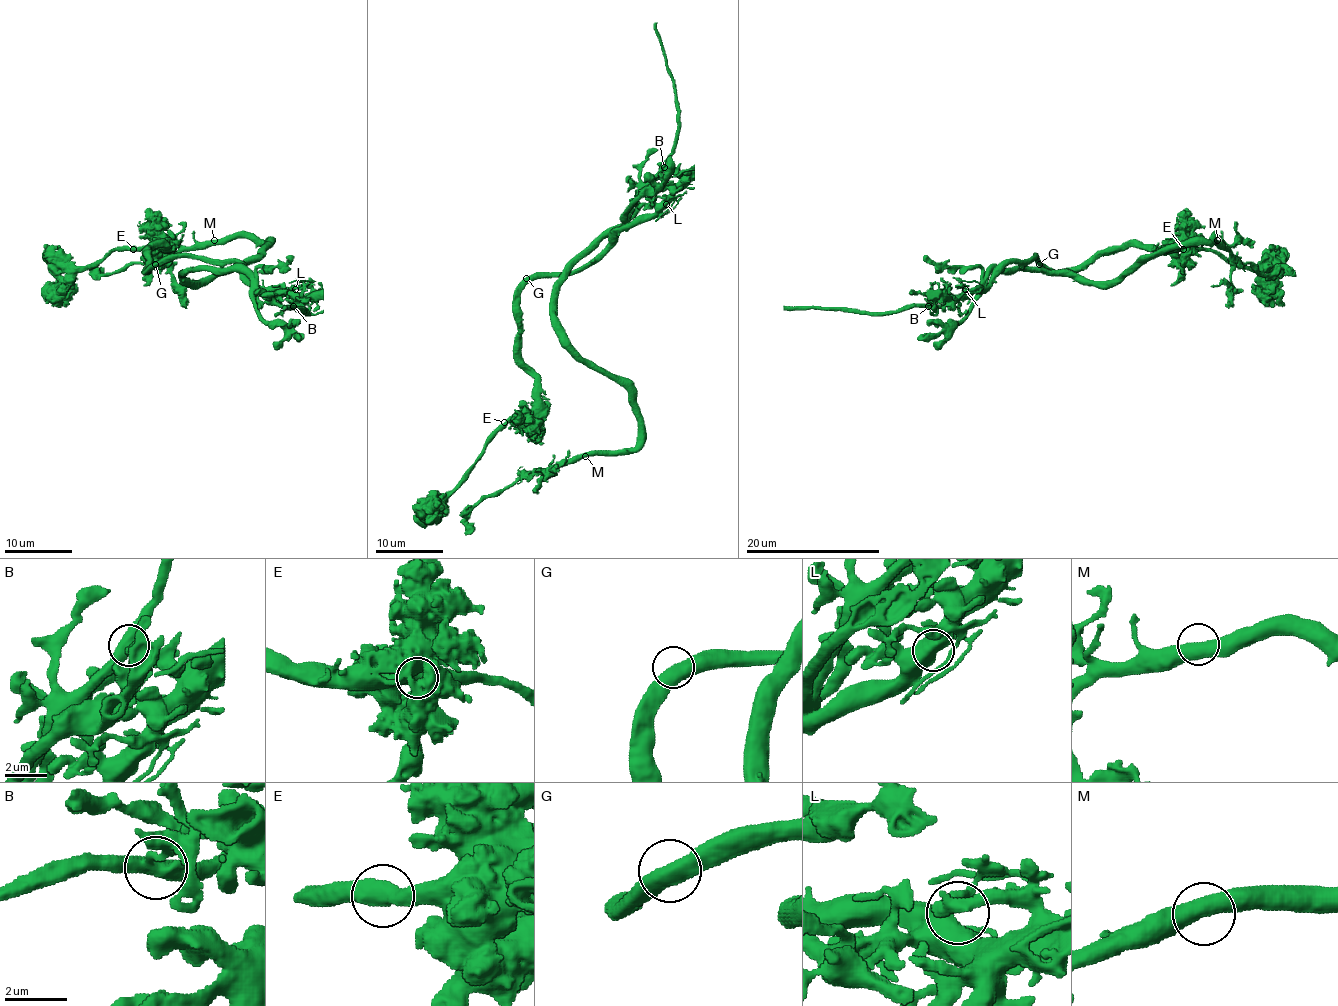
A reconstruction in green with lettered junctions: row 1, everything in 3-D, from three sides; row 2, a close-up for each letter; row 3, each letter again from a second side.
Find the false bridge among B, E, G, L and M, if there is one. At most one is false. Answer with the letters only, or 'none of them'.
B

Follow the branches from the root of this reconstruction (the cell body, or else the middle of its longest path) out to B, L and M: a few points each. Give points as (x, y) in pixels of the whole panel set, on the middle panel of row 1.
B: (575, 264), (629, 215), (640, 190), (664, 167)
L: (575, 264), (605, 237), (612, 237), (630, 224), (649, 220), (666, 204)
M: (575, 264), (556, 300), (561, 337), (629, 392), (639, 426), (634, 447), (585, 456)

